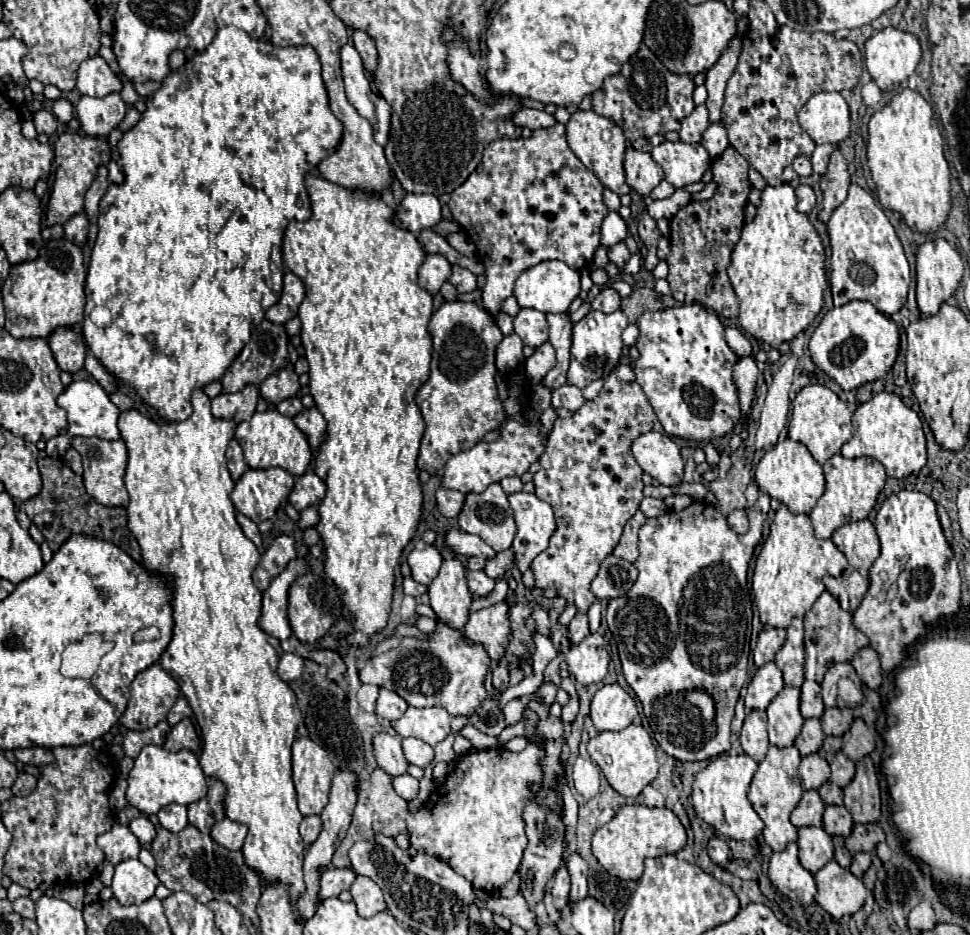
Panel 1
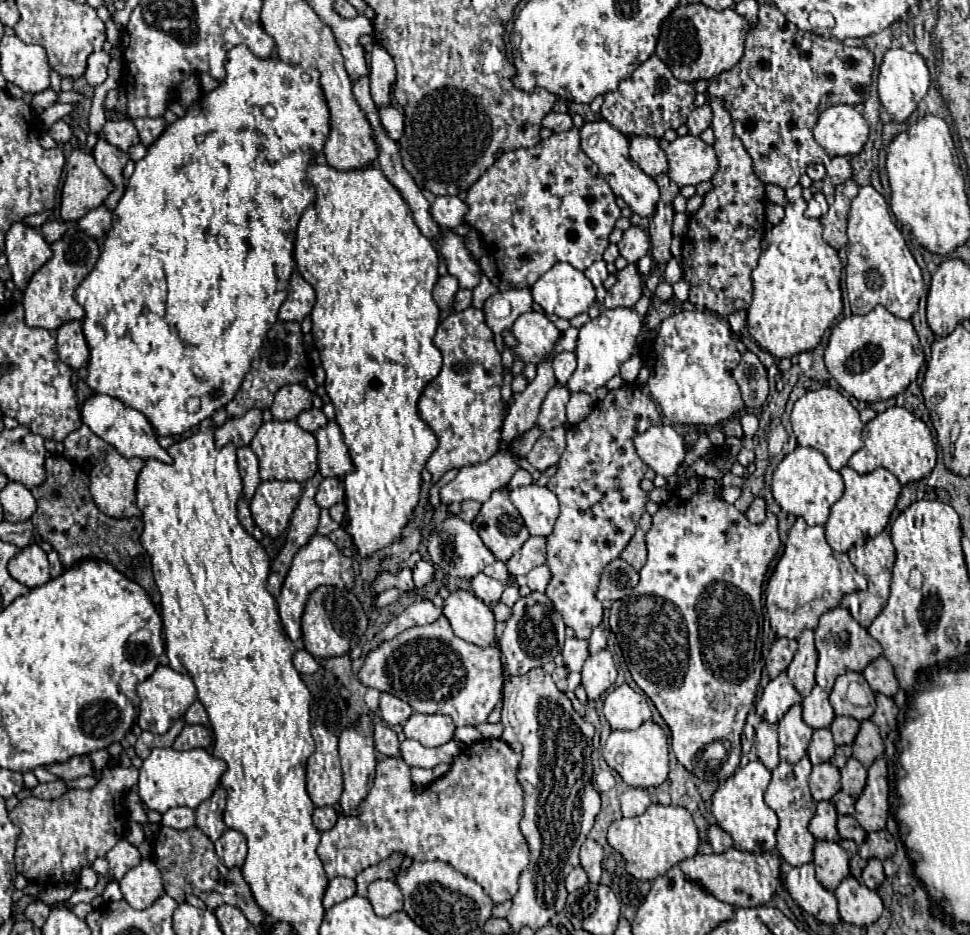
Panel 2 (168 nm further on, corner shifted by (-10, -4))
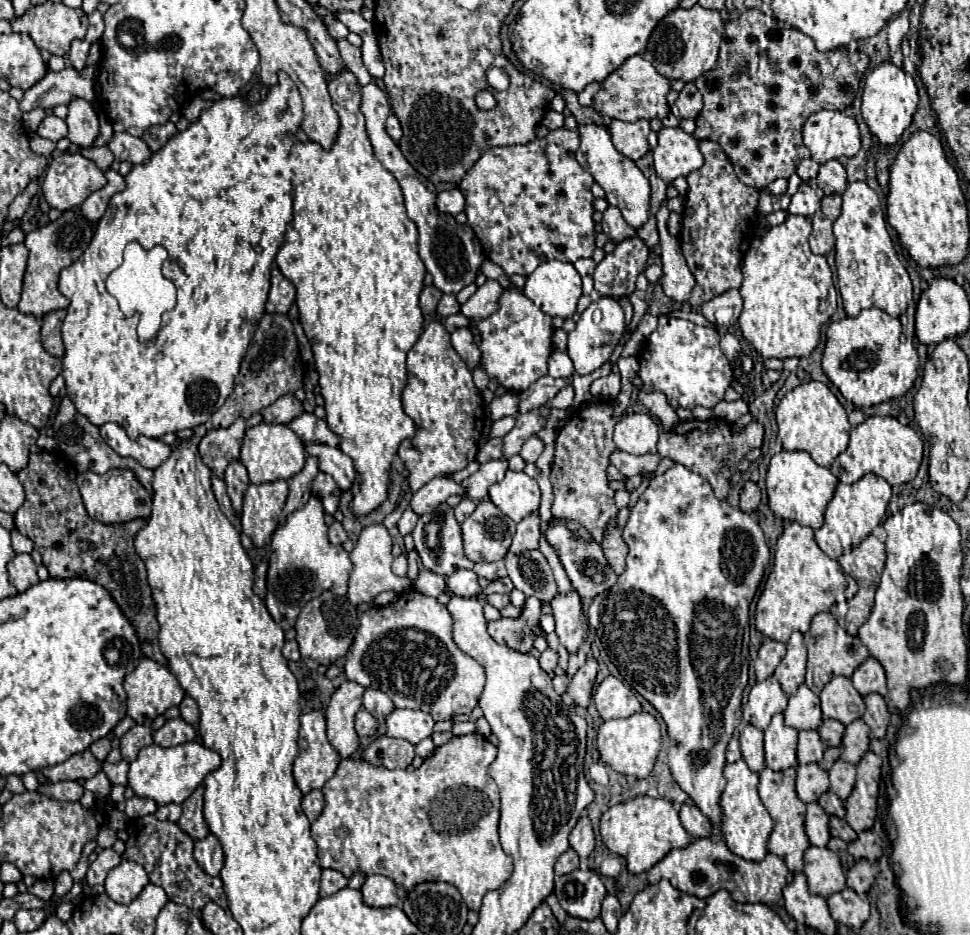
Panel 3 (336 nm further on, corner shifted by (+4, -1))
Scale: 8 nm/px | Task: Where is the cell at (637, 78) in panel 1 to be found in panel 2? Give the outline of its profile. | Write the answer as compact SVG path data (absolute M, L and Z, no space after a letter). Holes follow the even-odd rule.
M650 56L644 64L640 64L634 74L620 82L616 92L608 92L602 104L602 118L618 128L626 136L654 136L662 138L666 130L676 130L682 126L694 106L696 90L690 82L680 82L672 76L670 68L658 58Z

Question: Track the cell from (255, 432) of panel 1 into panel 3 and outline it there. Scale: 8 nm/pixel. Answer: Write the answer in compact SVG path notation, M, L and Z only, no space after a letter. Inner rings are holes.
M260 423L256 427L246 429L240 463L246 467L250 475L250 483L272 483L278 479L290 479L302 471L304 461L306 461L304 443L288 425Z

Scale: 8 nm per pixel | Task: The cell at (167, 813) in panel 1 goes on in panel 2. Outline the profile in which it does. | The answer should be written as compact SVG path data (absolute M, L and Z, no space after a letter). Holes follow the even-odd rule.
M170 808L162 816L162 826L170 826L174 830L188 830L194 826L194 810L192 808Z

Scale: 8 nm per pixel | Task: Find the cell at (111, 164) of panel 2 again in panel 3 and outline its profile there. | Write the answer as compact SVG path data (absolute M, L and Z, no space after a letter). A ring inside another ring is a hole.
M74 97L68 103L66 123L68 123L68 139L74 145L90 147L98 137L98 117L86 99Z

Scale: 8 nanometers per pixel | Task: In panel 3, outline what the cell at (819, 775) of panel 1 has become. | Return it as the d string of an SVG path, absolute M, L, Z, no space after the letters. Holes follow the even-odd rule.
M816 763L810 765L800 765L798 767L798 777L796 777L796 793L804 803L818 801L818 797L828 791L830 781L828 773L820 769Z

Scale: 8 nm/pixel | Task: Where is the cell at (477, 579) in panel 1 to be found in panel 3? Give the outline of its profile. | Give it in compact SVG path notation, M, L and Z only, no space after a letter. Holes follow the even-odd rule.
M460 569L456 573L452 573L448 579L446 579L446 585L448 589L458 595L458 597L476 597L480 595L480 585L478 585L478 577L474 571L466 571L466 569Z

